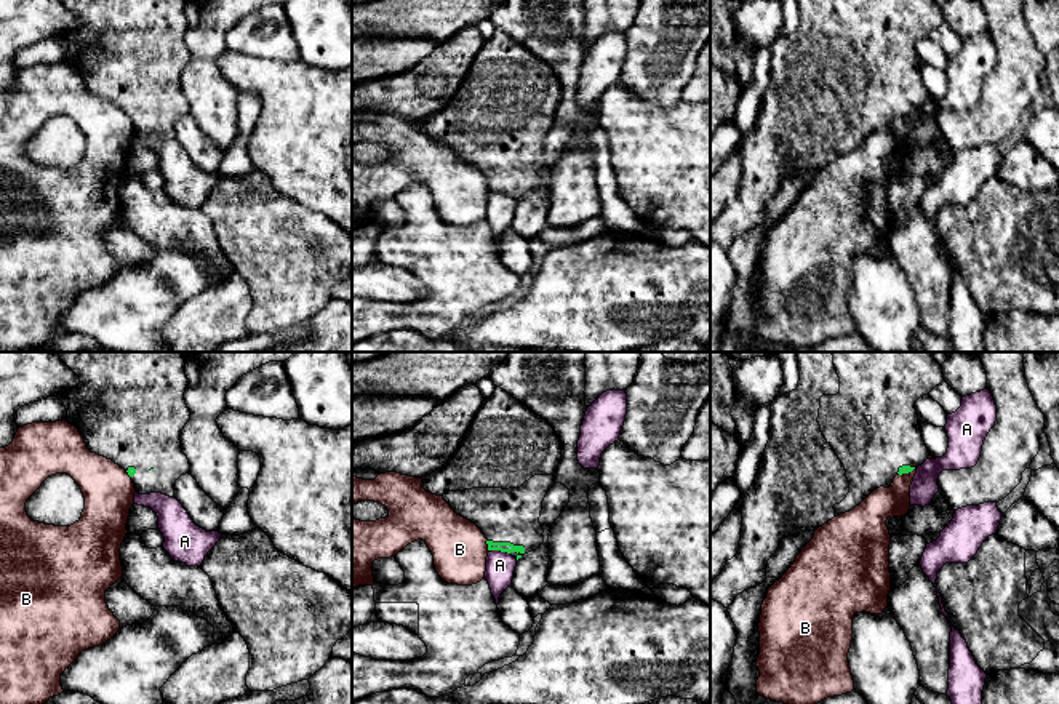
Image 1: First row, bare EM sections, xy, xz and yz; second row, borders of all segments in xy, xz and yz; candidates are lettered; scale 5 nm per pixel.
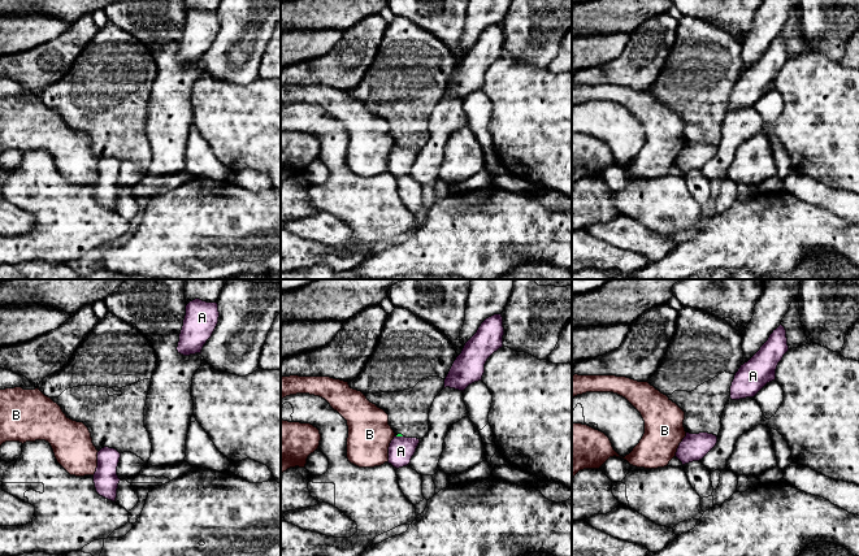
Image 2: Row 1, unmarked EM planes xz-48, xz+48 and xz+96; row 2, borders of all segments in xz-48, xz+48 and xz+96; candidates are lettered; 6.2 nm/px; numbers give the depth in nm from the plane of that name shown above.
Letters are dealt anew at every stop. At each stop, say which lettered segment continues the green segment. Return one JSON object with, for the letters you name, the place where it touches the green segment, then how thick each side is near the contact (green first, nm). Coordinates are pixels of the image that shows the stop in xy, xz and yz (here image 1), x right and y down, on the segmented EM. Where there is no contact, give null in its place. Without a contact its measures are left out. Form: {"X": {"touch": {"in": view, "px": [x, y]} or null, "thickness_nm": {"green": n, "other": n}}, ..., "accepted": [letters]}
{"accepted": []}

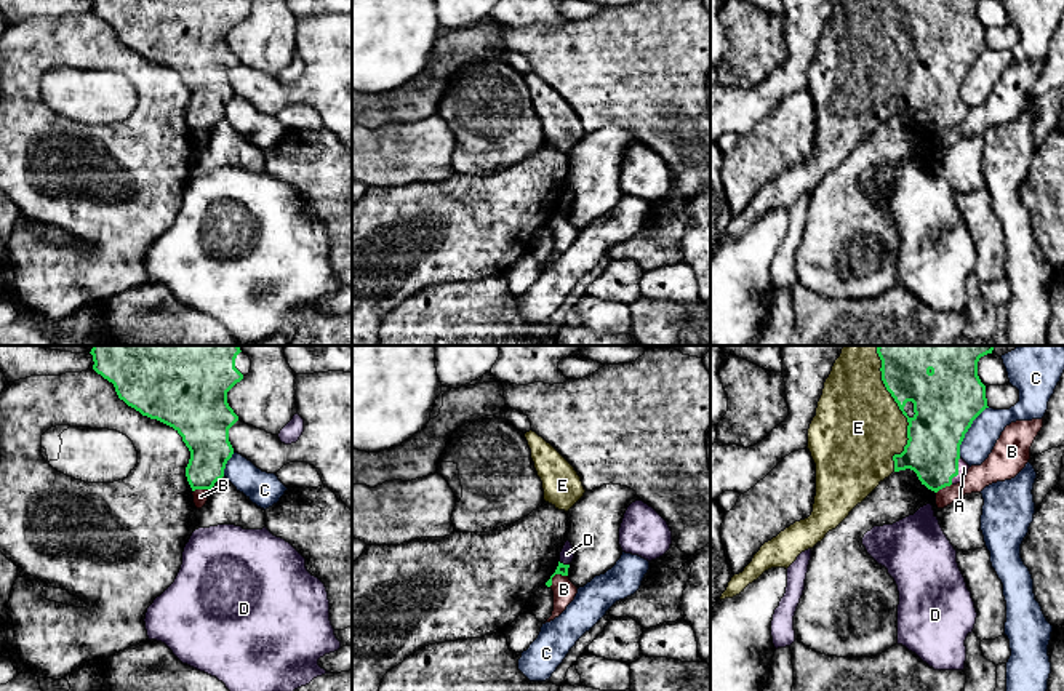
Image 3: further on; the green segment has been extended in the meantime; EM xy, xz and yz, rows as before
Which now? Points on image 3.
{"A": {"touch": {"in": "yz", "px": [957, 471]}, "thickness_nm": {"green": 280, "other": 50}}, "E": {"touch": {"in": "yz", "px": [900, 408]}, "thickness_nm": {"green": 340, "other": 460}}, "accepted": ["A", "E"]}

